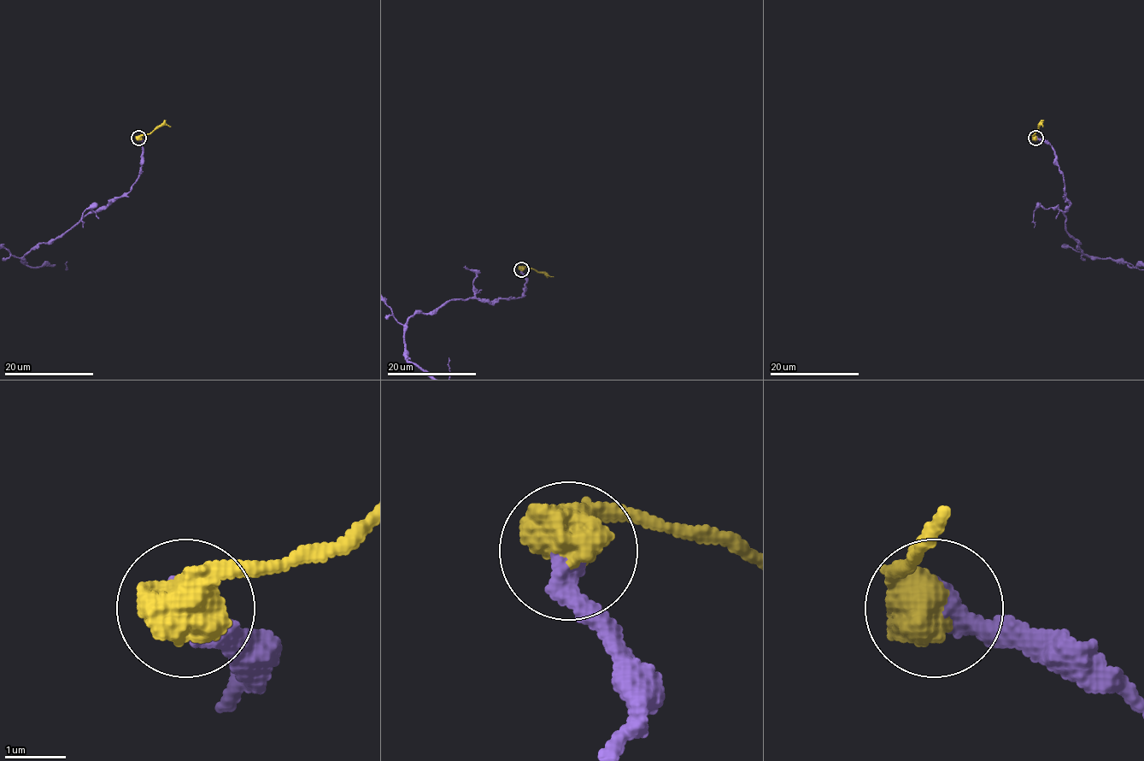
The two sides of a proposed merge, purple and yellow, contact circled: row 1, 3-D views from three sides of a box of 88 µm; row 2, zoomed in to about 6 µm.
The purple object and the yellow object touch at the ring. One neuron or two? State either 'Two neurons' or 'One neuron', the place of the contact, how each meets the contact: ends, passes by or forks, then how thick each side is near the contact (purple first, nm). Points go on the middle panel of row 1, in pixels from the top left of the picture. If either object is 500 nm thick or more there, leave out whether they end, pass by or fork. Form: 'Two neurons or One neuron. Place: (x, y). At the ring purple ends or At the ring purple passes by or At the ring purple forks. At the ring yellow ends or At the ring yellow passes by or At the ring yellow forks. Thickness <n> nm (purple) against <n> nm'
One neuron. Place: (521, 269). Thickness 400 nm (purple) against 850 nm

